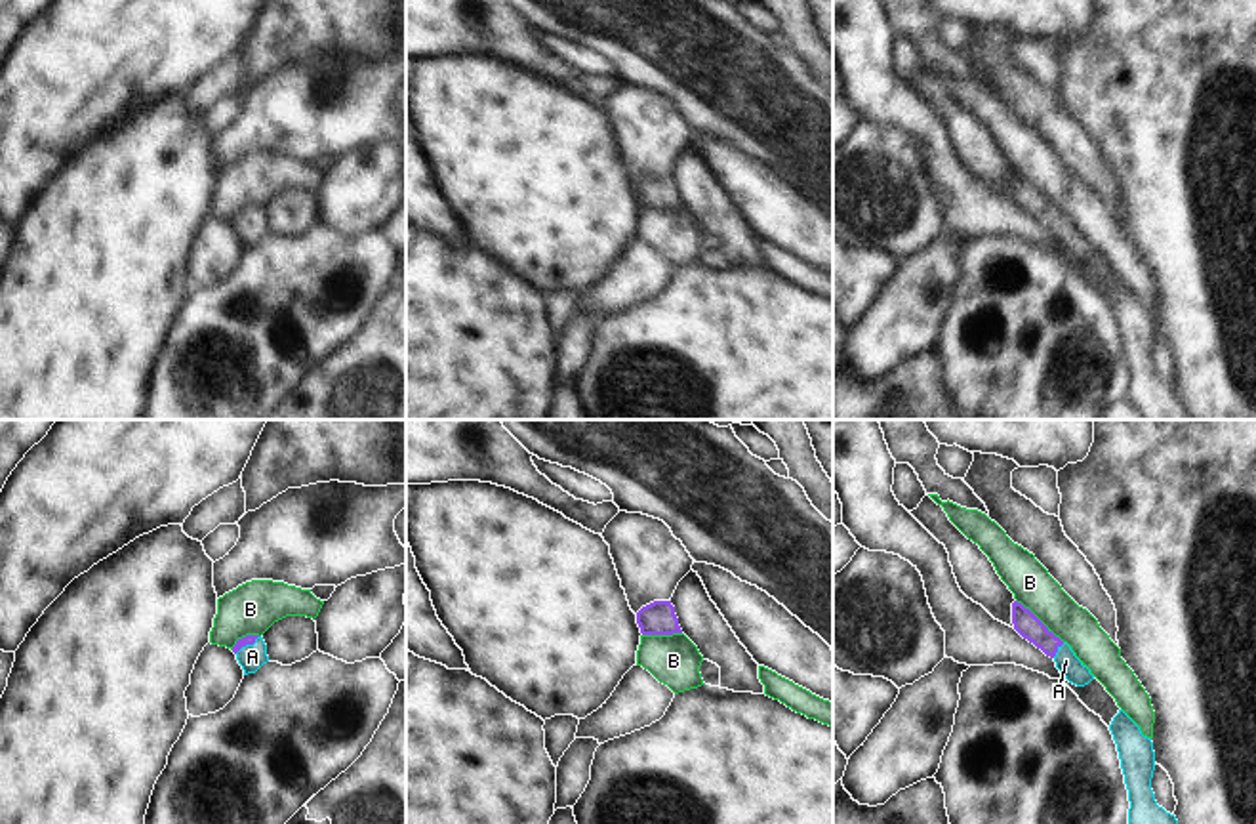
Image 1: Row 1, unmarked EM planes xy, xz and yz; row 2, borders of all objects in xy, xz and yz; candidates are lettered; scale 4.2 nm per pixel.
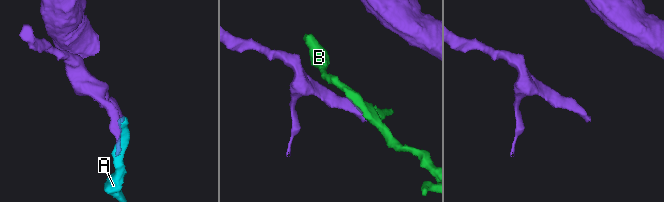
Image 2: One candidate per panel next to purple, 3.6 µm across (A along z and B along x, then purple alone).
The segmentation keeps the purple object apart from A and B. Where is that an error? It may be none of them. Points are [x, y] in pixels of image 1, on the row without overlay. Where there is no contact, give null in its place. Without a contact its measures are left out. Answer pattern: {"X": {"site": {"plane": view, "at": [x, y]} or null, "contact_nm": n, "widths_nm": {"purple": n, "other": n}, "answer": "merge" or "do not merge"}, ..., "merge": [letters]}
{"A": {"site": {"plane": "xy", "at": [246, 216]}, "contact_nm": 130, "widths_nm": {"purple": 50, "other": 110}, "answer": "merge"}, "B": {"site": {"plane": "yz", "at": [1039, 193]}, "contact_nm": 280, "widths_nm": {"purple": 100, "other": 170}, "answer": "do not merge"}, "merge": ["A"]}

